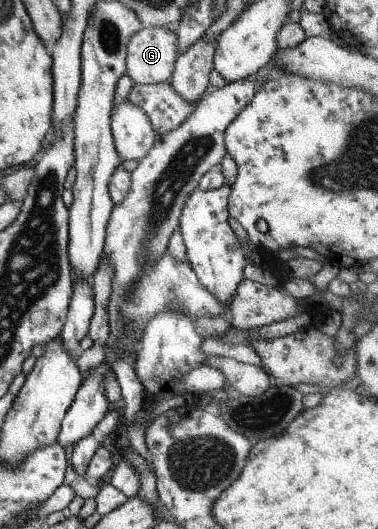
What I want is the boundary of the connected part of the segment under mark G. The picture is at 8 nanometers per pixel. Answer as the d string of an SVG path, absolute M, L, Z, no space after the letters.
M144 27L126 45L125 72L134 84L168 81L178 56L177 33L162 27Z

